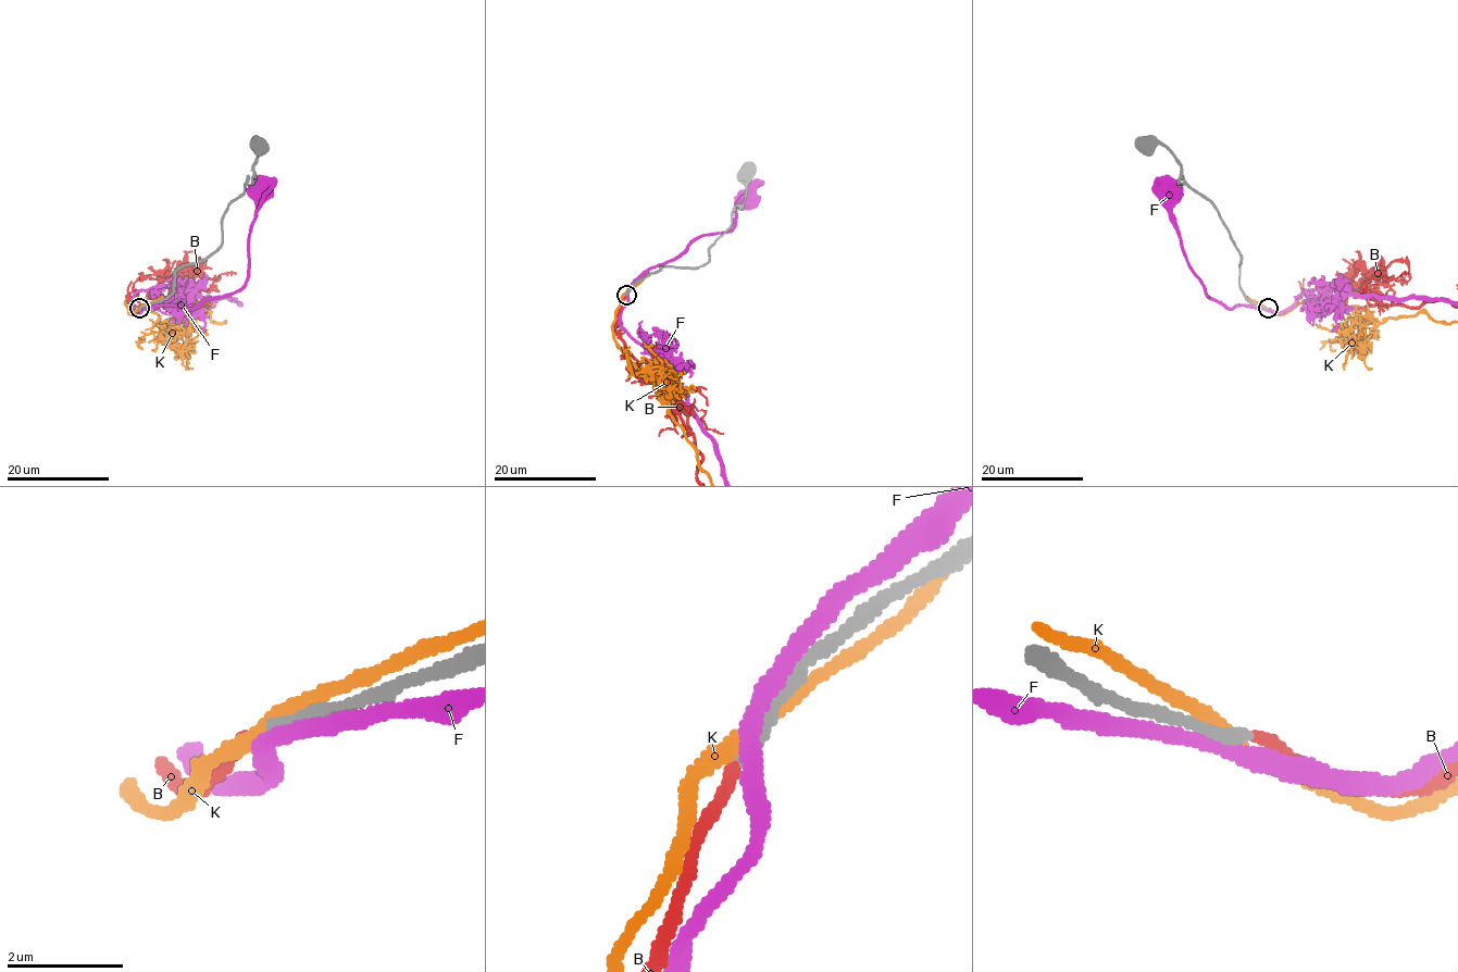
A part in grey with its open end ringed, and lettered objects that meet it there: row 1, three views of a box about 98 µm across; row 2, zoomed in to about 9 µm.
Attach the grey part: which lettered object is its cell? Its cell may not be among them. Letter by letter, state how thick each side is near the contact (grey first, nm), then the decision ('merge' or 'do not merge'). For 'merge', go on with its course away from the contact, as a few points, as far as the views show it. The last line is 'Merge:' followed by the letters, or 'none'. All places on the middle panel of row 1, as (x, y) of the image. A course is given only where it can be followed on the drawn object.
B: 240 nm thick on the grey side, 190 nm on the other; merge
F: 320 nm thick on the grey side, 280 nm on the other; do not merge
K: 300 nm thick on the grey side, 260 nm on the other; do not merge
Merge: B

